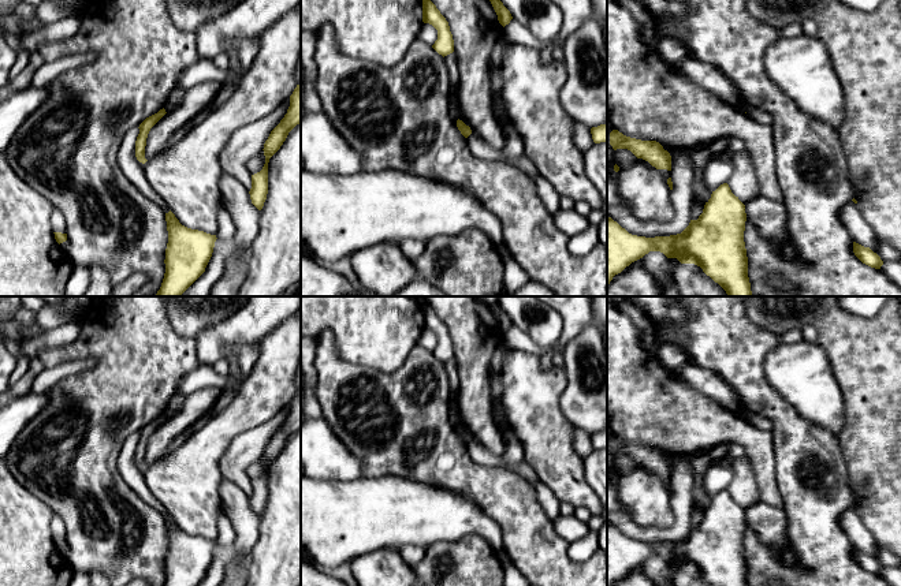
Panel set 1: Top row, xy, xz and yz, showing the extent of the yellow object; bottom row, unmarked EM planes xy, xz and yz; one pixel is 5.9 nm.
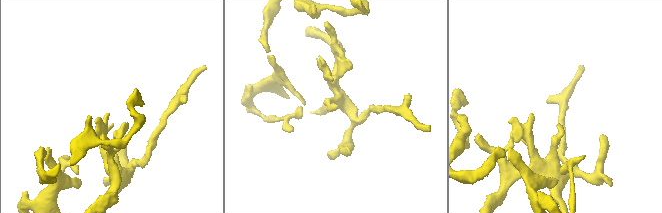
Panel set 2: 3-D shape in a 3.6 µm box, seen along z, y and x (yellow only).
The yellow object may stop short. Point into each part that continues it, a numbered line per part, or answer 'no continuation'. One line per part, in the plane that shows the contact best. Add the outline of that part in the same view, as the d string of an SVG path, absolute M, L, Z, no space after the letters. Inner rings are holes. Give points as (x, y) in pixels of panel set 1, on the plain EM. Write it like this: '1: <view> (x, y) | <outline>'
no continuation

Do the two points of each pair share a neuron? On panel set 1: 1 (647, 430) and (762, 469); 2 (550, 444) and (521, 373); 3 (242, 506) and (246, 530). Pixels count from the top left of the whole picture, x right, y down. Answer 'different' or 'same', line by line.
1: same
2: same
3: same

